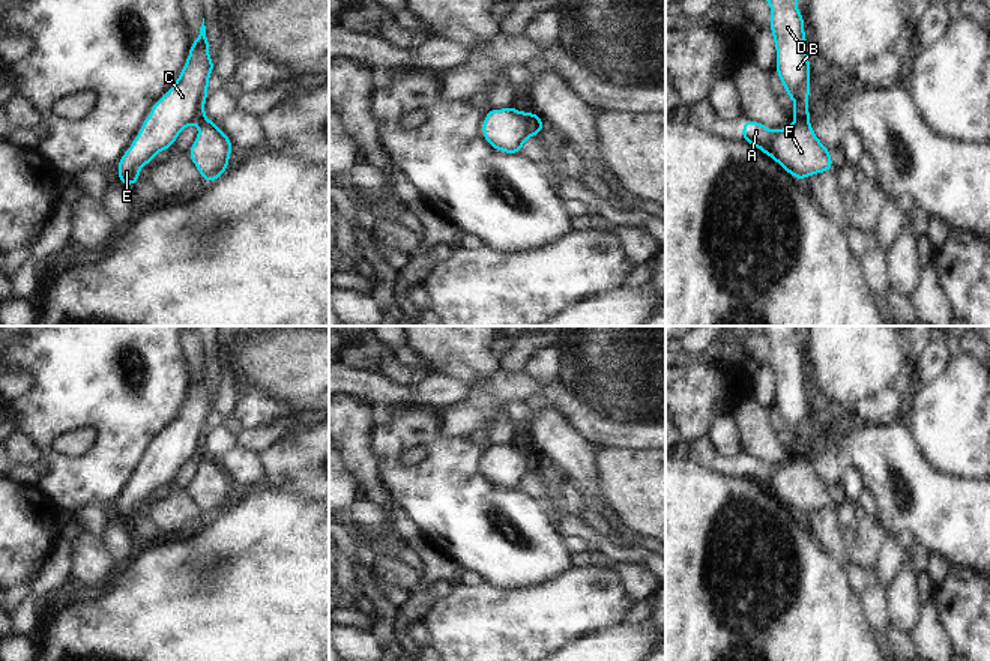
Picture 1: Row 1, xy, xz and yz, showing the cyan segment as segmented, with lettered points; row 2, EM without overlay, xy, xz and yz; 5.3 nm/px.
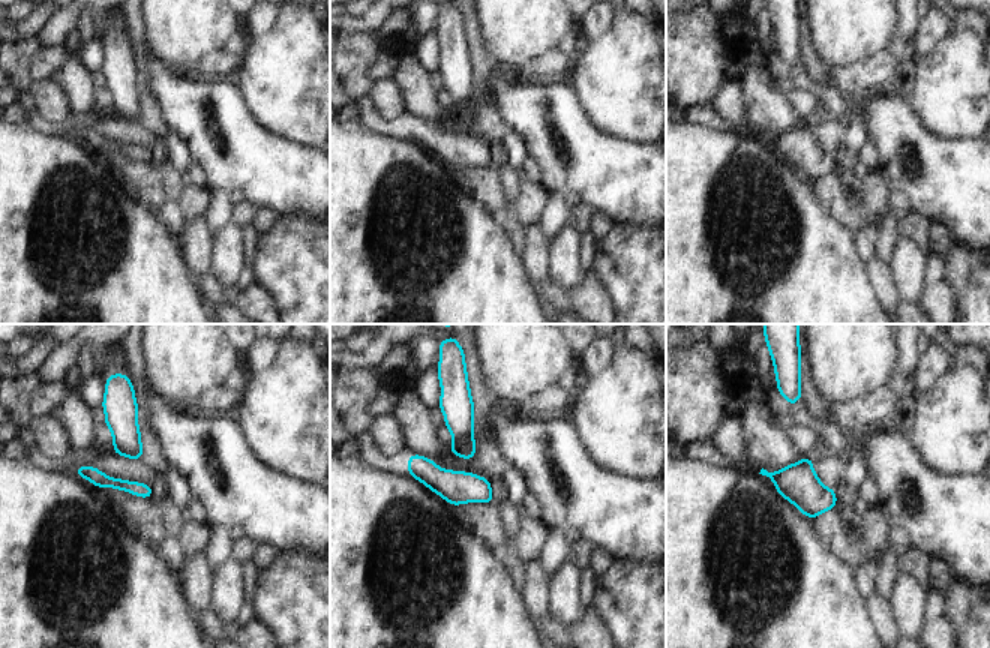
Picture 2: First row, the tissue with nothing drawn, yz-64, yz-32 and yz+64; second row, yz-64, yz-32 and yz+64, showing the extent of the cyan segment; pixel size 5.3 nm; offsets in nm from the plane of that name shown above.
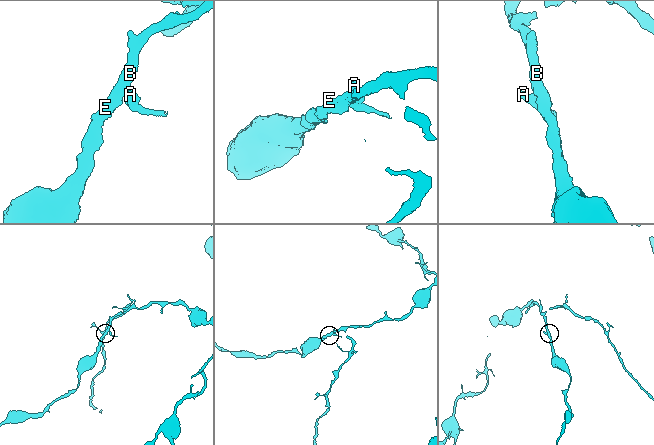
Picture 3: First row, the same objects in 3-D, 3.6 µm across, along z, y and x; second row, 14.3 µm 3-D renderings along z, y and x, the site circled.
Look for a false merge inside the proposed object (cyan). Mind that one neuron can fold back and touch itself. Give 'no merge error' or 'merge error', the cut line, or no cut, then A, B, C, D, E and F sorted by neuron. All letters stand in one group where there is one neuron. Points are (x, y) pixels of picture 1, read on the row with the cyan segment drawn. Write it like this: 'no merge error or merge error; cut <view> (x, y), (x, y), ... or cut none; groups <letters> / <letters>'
merge error; cut yz (807, 117), (796, 120); groups A F / B C D E

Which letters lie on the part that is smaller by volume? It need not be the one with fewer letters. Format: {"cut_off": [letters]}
{"cut_off": ["A", "F"]}

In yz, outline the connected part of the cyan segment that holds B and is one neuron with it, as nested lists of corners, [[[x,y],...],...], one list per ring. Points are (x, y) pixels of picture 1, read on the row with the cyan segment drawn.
[[[768,0],[768,3],[772,11],[771,30],[777,45],[777,74],[786,87],[786,95],[796,102],[792,111],[795,120],[808,119],[810,62],[804,18],[796,8],[796,0]]]

